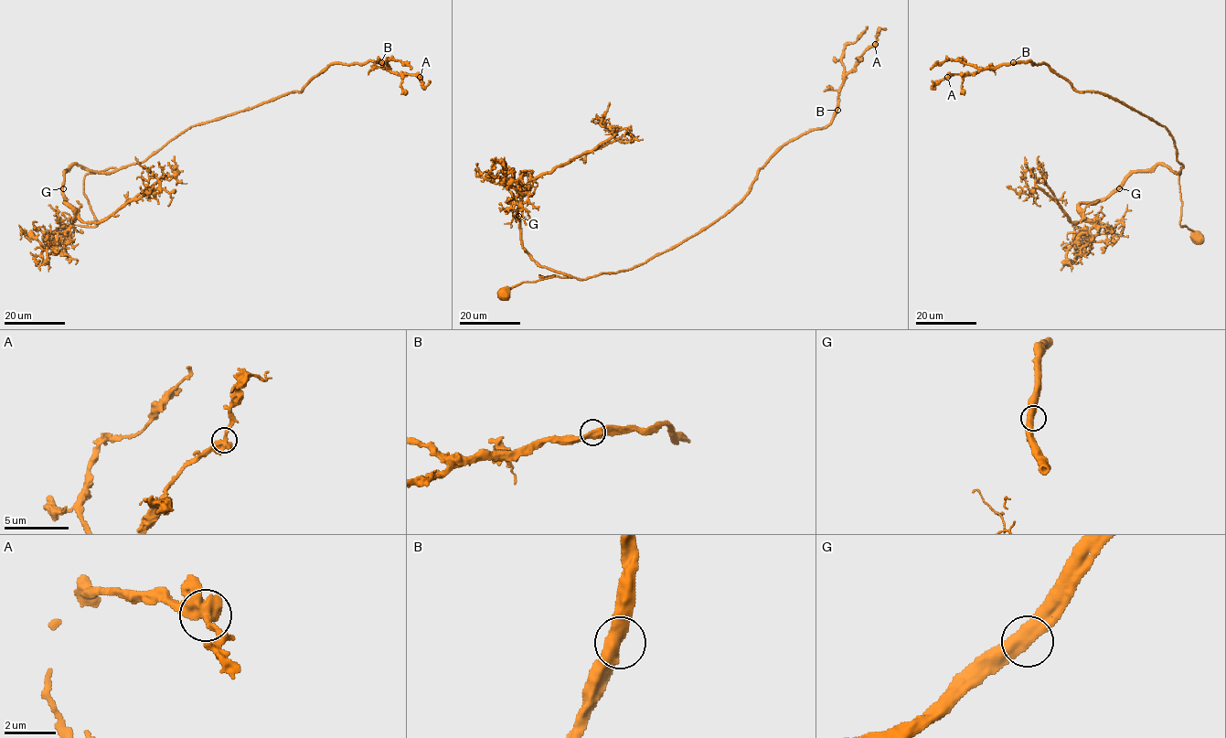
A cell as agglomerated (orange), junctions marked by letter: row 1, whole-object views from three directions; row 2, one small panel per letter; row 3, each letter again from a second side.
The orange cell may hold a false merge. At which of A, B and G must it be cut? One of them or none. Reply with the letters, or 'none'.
none

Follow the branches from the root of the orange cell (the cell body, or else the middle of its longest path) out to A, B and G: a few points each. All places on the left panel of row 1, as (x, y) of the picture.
A: (47, 237), (97, 225), (87, 174), (142, 162), (194, 125), (301, 91), (331, 65), (371, 61), (420, 77)
B: (47, 237), (97, 225), (87, 174), (142, 162), (194, 125), (301, 91), (331, 65), (381, 62)
G: (47, 237), (68, 226), (97, 225), (84, 192), (84, 177), (114, 169), (101, 173), (72, 165), (62, 187)

